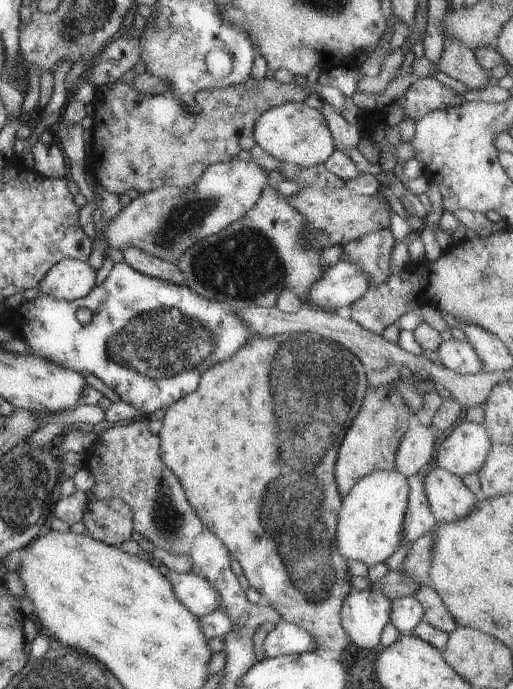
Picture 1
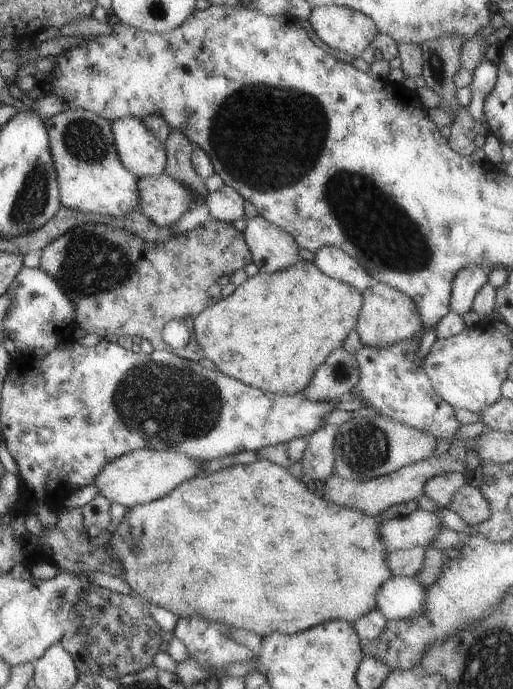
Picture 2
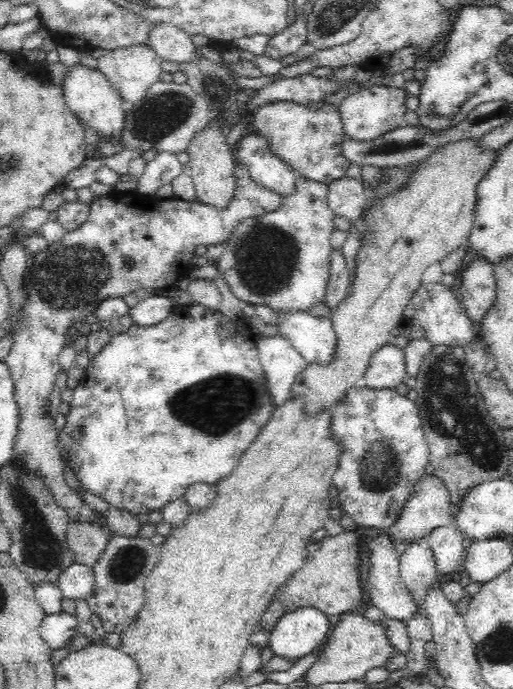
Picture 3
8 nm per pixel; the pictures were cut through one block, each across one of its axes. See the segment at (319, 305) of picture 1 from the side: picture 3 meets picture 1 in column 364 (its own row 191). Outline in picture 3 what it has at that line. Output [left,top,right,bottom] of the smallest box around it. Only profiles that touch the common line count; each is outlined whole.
[236,132,299,197]

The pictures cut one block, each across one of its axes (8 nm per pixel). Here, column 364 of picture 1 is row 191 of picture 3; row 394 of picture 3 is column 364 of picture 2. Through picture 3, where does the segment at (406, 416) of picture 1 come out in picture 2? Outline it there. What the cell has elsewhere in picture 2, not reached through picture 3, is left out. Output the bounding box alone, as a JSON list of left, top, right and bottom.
[354,281,420,347]

